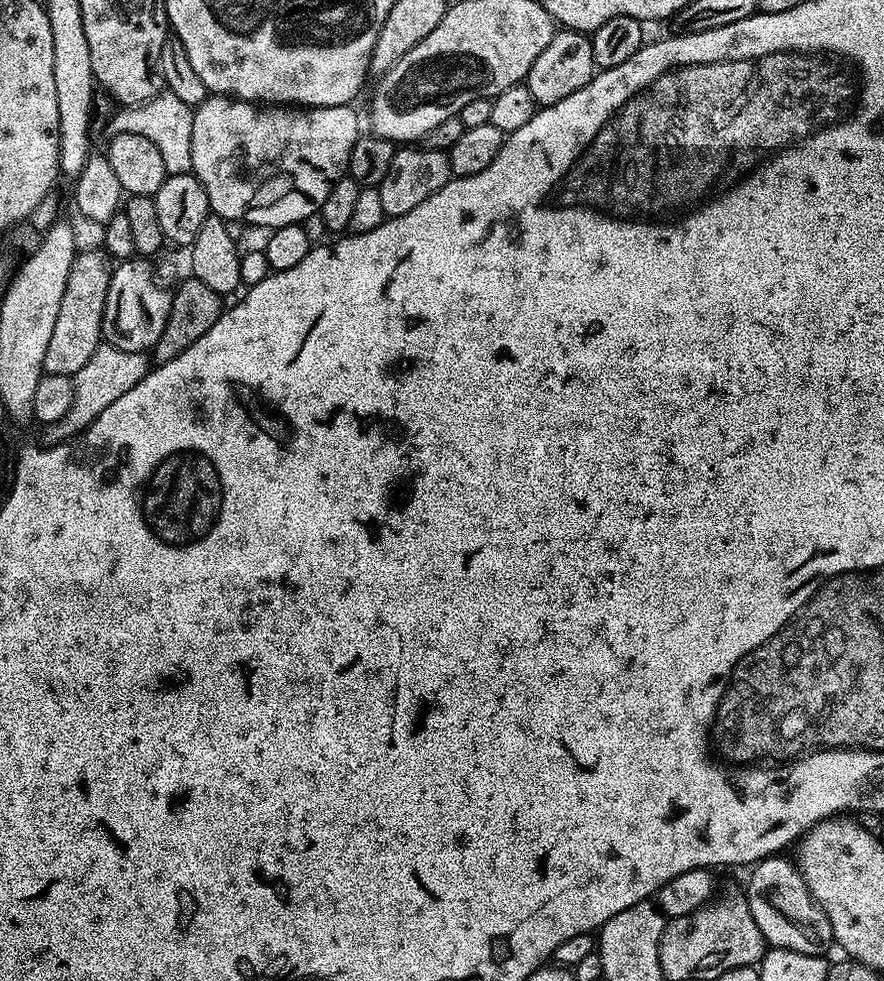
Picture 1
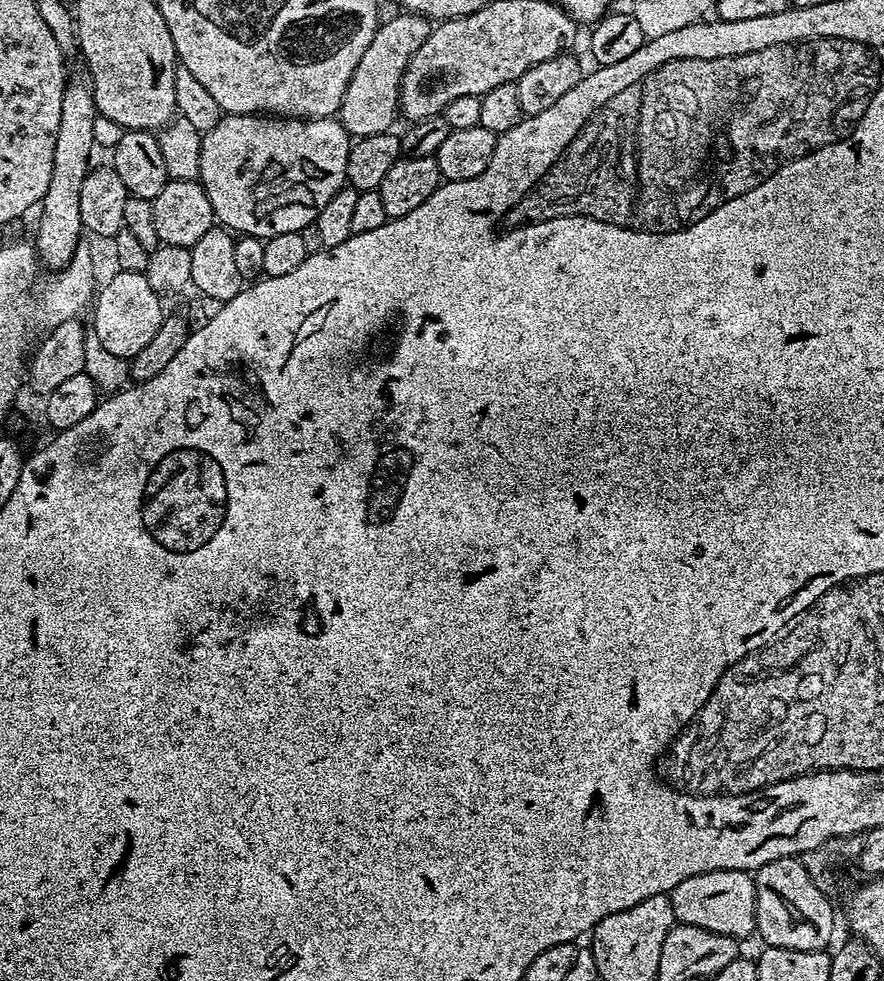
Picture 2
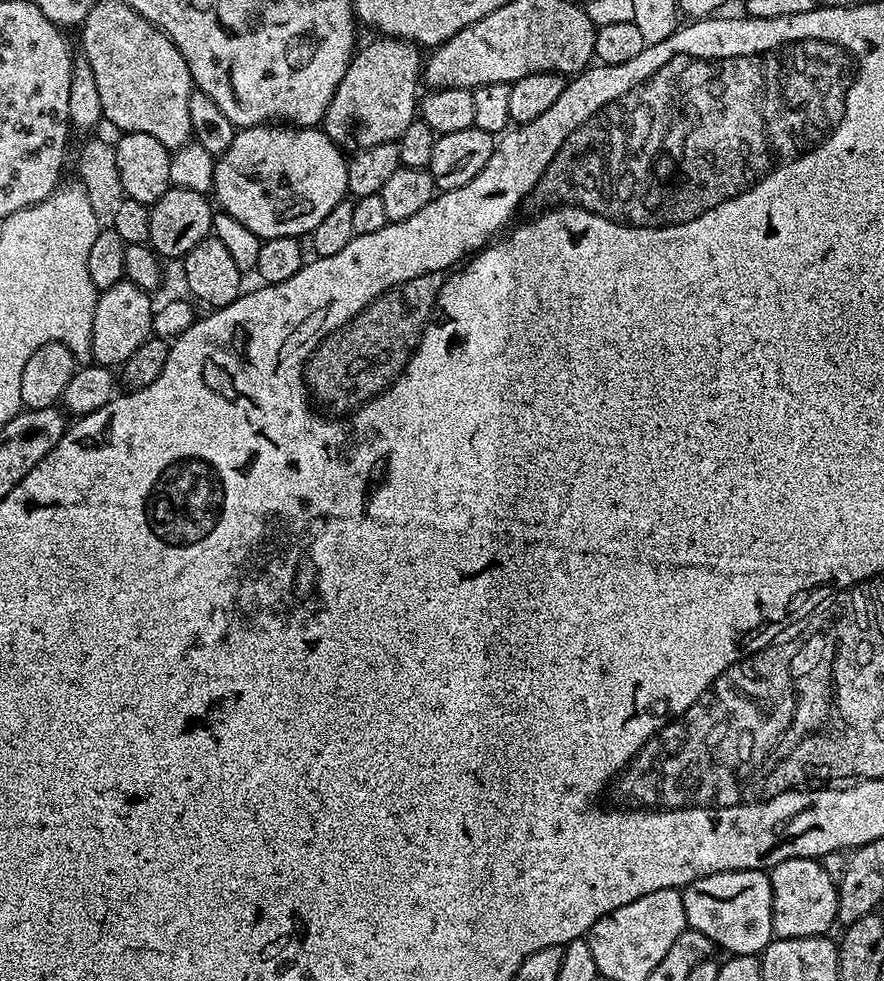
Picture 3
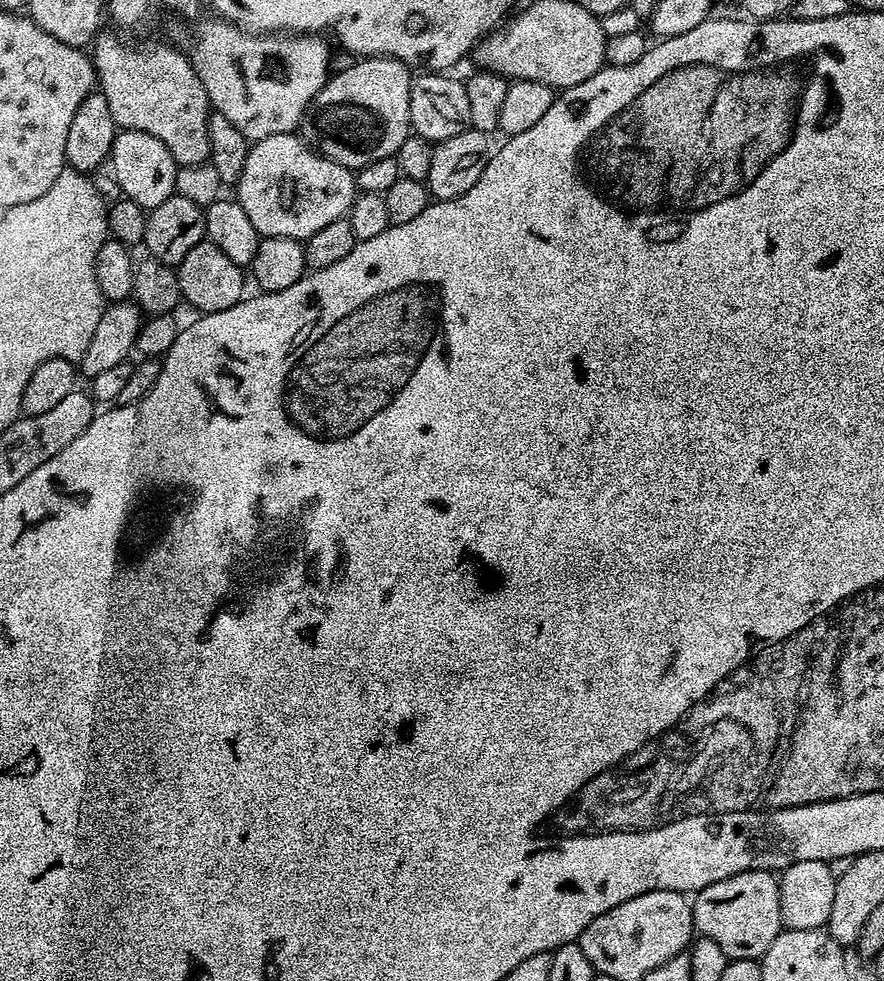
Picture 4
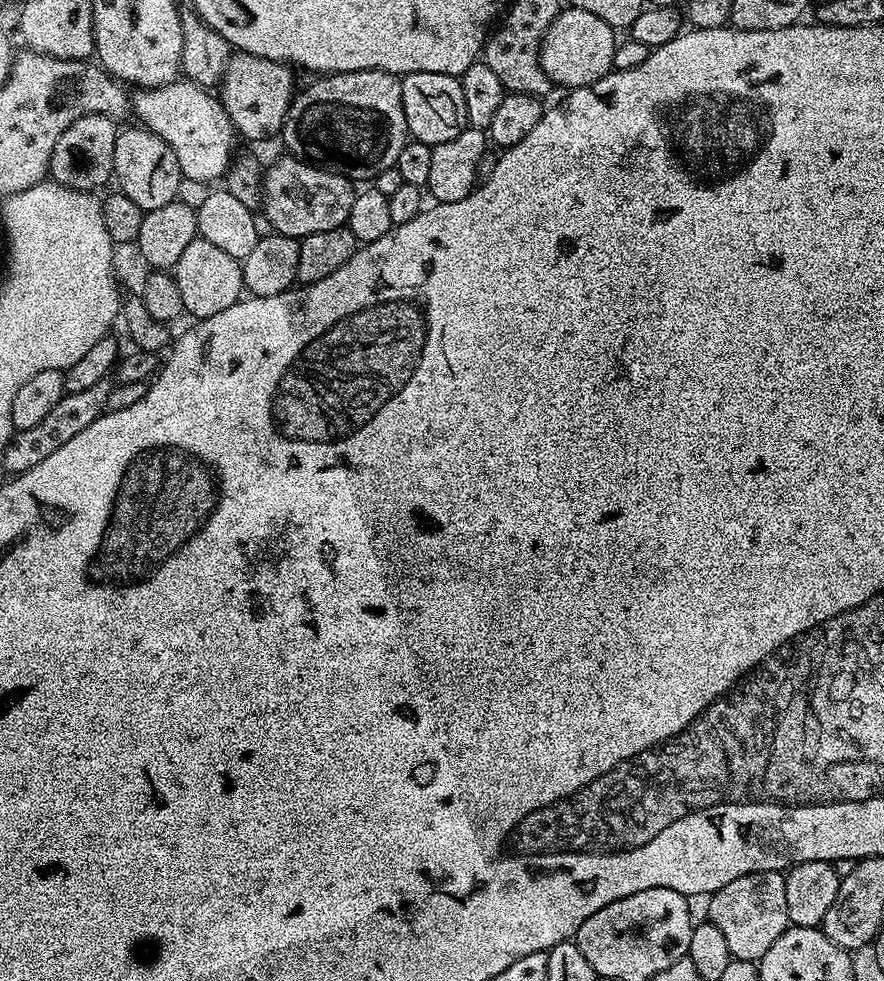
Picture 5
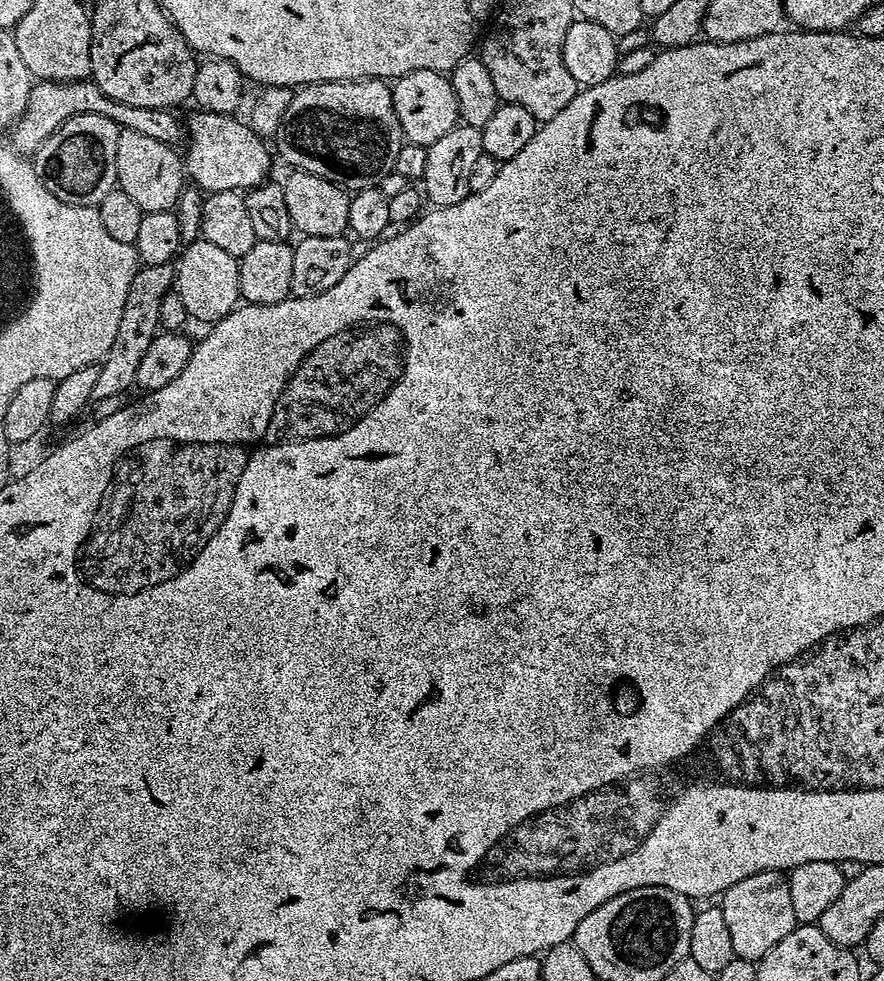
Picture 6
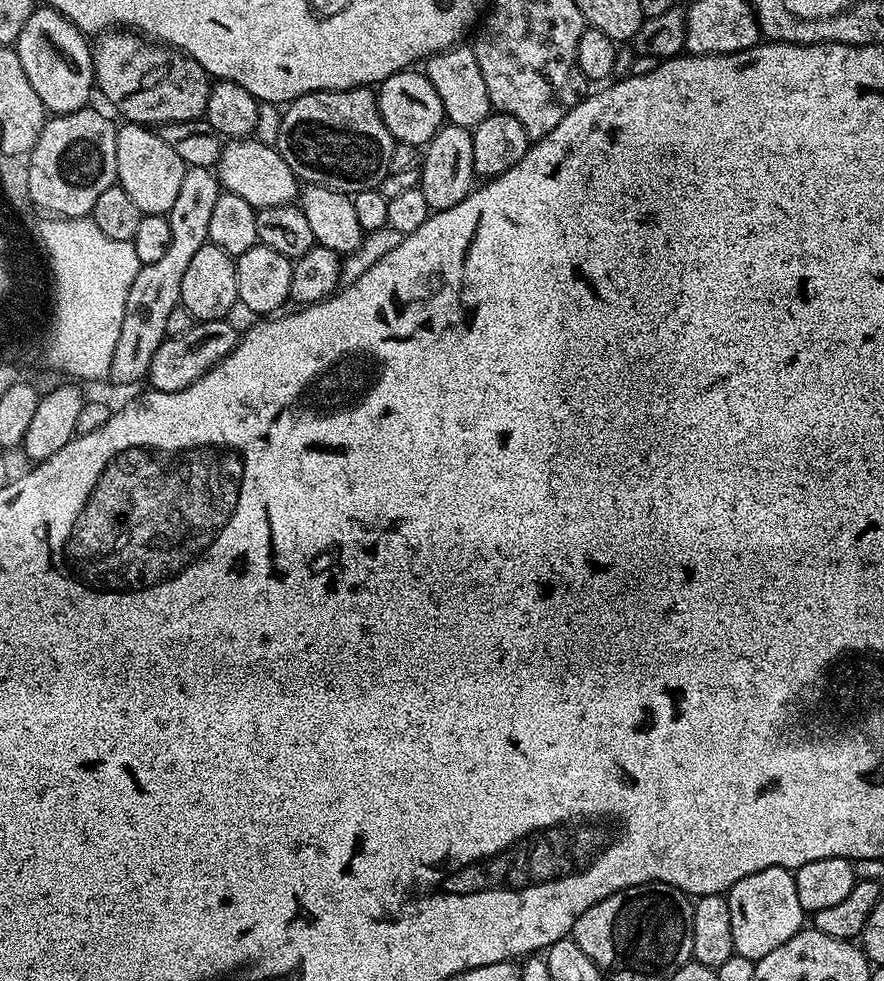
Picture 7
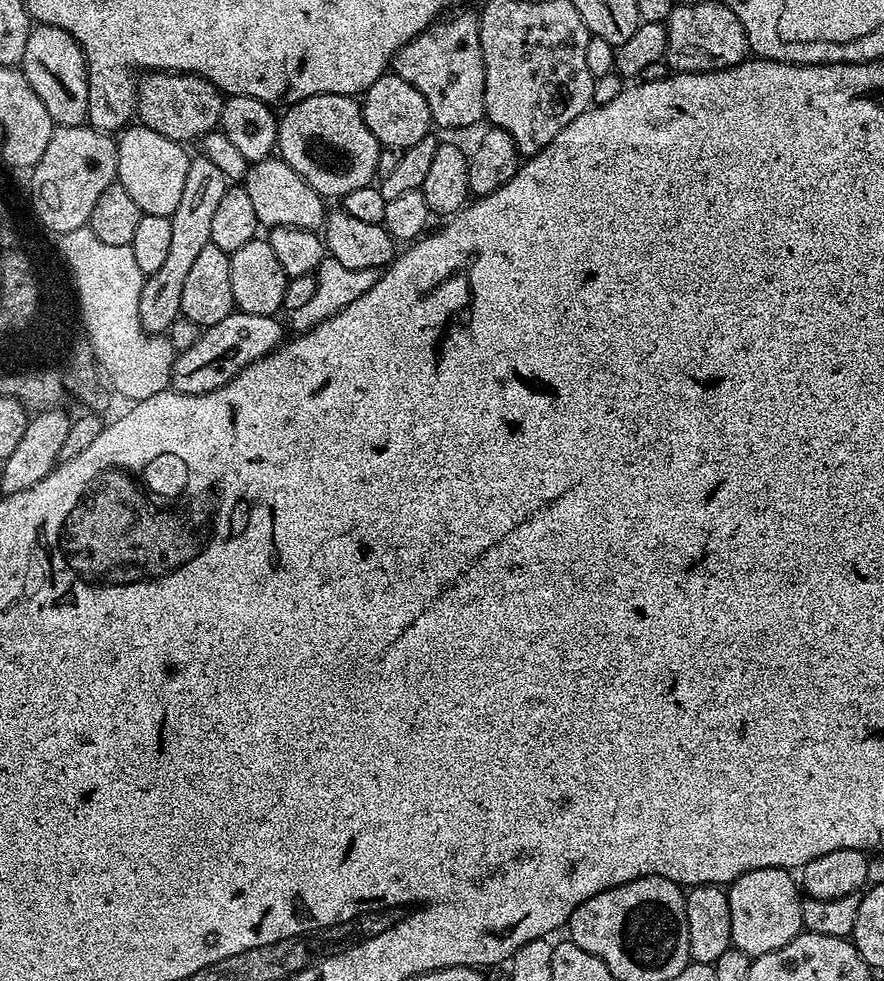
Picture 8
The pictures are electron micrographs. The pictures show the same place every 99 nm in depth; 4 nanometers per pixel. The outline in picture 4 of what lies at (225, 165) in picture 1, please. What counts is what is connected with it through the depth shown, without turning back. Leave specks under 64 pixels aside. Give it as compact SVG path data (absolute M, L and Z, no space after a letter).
M287 132L262 138L249 147L246 166L242 166L242 174L236 179L234 191L234 198L242 210L246 210L254 230L258 230L261 237L285 236L303 242L318 234L322 226L330 226L330 222L345 219L358 189L353 169L338 166L338 162L320 155L296 132Z

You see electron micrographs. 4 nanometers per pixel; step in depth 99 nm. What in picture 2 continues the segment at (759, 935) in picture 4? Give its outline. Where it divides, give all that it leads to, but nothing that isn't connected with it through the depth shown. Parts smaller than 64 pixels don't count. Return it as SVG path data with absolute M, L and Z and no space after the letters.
M722 870L694 874L694 878L686 878L674 886L670 899L676 919L681 924L737 938L756 932L756 882L749 873Z

